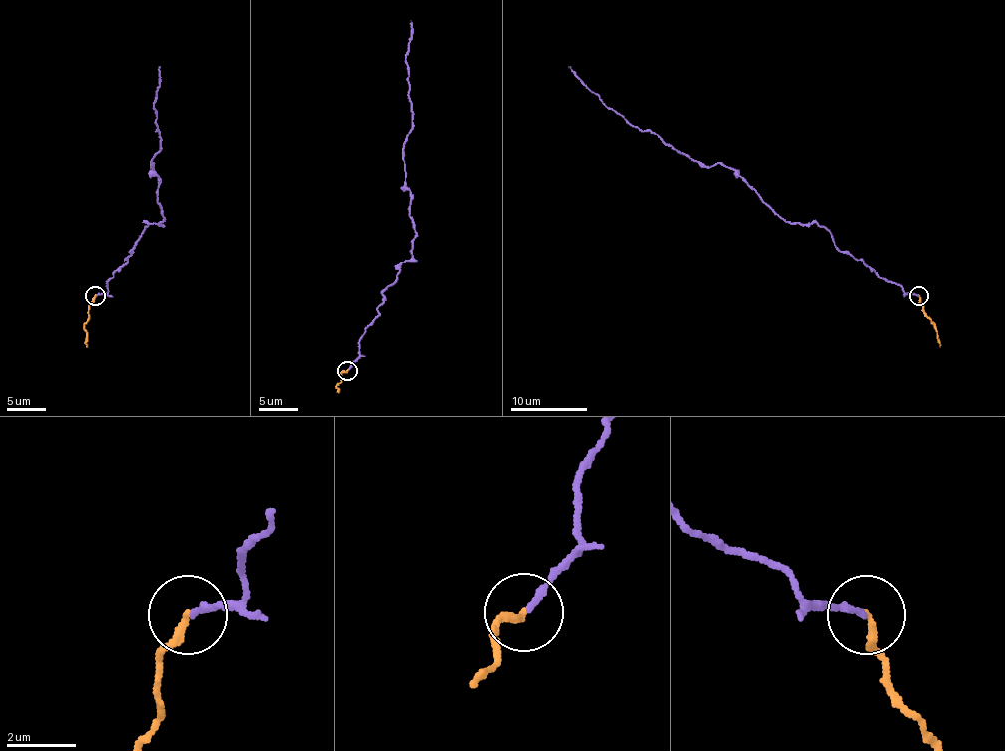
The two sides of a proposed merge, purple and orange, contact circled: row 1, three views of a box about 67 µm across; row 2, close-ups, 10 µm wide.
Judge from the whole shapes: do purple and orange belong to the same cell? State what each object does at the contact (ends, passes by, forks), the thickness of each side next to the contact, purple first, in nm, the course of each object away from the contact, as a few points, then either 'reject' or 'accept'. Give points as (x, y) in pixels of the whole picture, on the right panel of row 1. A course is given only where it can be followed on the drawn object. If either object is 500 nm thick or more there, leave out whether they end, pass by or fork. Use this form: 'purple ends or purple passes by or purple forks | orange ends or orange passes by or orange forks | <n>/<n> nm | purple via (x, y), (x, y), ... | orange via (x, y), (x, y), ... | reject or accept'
purple ends | orange ends | 180/240 nm | purple via (919, 296), (843, 253), (826, 228), (782, 219), (731, 168), (700, 166), (656, 134), (631, 126), (569, 66) | orange via (919, 296), (923, 313), (936, 329), (940, 346) | reject

